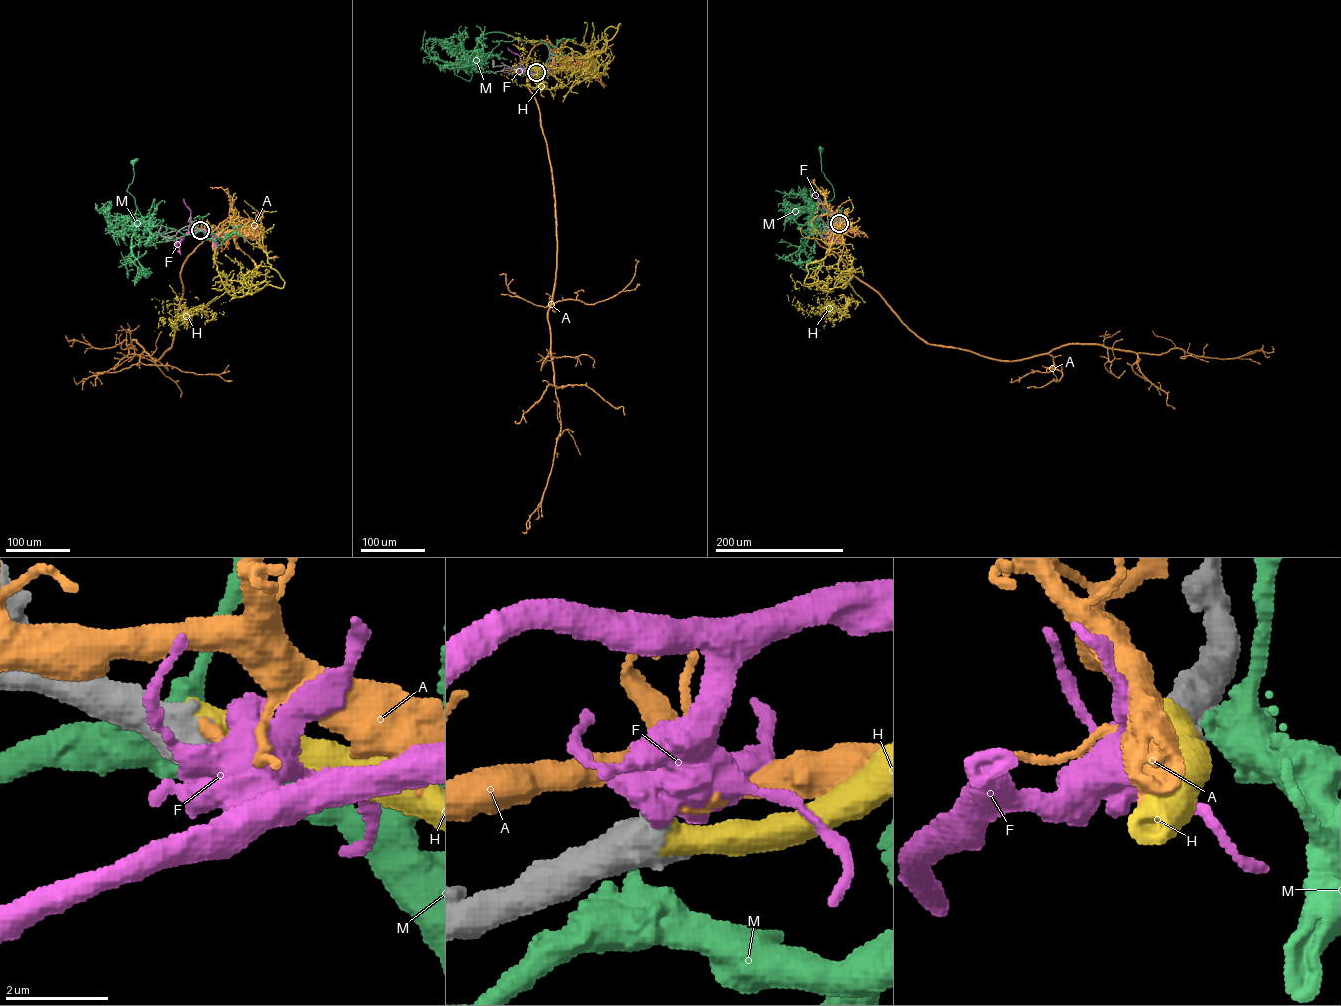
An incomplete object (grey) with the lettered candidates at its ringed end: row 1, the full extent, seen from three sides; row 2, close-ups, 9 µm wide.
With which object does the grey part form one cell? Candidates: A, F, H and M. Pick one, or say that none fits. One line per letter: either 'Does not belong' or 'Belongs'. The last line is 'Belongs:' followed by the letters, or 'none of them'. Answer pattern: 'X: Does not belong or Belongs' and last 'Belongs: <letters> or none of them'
A: Does not belong
F: Does not belong
H: Belongs
M: Does not belong
Belongs: H

